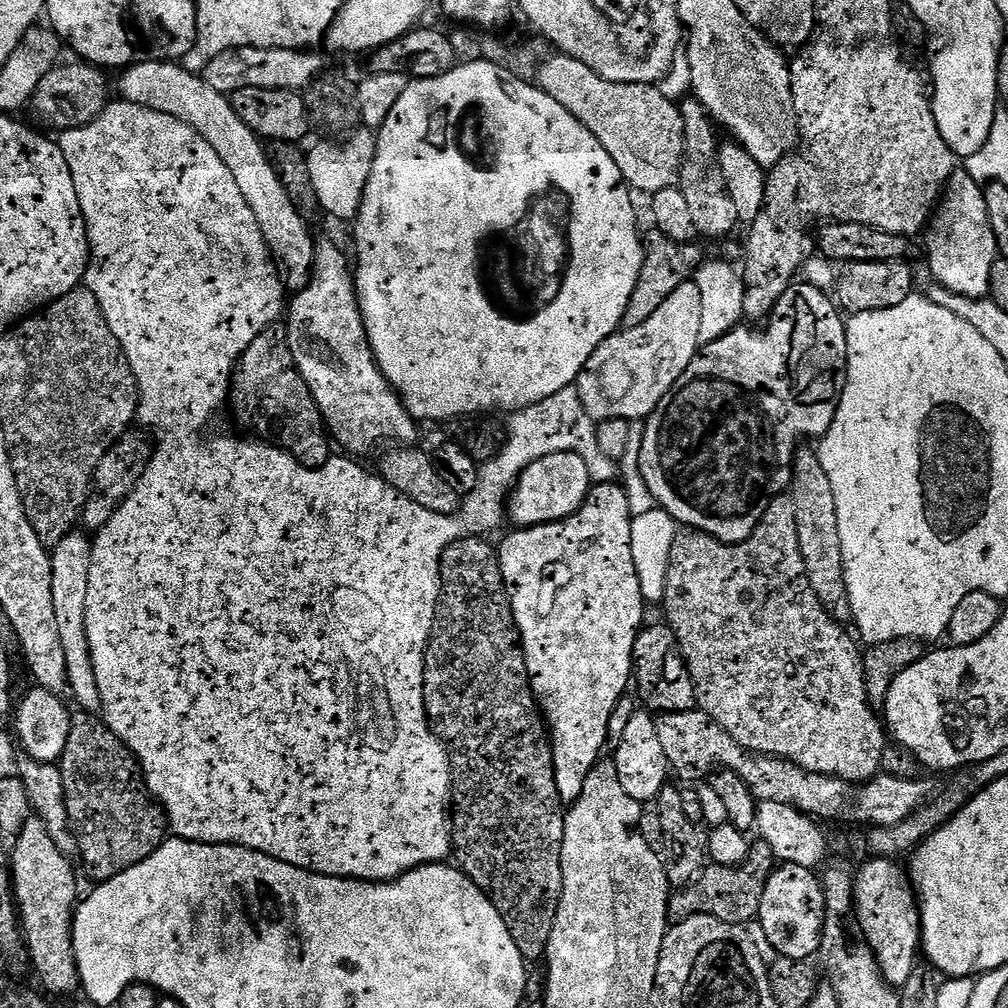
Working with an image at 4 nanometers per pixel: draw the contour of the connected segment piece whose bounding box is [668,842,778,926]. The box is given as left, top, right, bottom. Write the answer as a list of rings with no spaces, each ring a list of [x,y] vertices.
[[[756,842],[749,847],[748,856],[737,868],[712,864],[692,884],[677,887],[668,897],[668,919],[679,922],[695,916],[713,916],[727,924],[751,925],[757,919],[762,906],[762,896],[777,867],[776,855],[768,844]]]

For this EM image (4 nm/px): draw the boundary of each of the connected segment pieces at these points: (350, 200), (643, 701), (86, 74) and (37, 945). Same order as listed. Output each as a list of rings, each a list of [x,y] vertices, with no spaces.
[[[360,126],[341,140],[341,144],[316,144],[307,149],[310,182],[325,213],[352,222],[360,213],[366,182],[370,182],[370,170],[374,170],[376,132]]]
[[[649,623],[641,627],[634,642],[632,675],[639,703],[653,714],[691,712],[697,707],[697,703],[696,687],[690,678],[690,670],[686,666],[683,654],[680,653],[674,630],[668,627],[667,623],[659,623],[652,625]]]
[[[57,63],[41,79],[31,98],[30,111],[45,124],[45,129],[57,128],[56,132],[60,134],[72,128],[86,127],[102,115],[110,103],[108,80],[104,77],[107,75],[97,65],[75,63]]]
[[[35,814],[26,822],[22,834],[14,837],[13,844],[16,845],[10,848],[10,867],[26,952],[28,948],[36,974],[45,988],[56,996],[68,996],[81,987],[72,941],[72,917],[78,903],[73,861],[58,850],[54,838],[50,838],[50,830],[46,830],[43,821]]]

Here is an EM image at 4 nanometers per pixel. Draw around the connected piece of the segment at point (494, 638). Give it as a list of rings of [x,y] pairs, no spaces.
[[[470,534],[465,540],[456,540],[442,554],[442,562],[440,563],[440,587],[441,591],[438,596],[436,606],[436,627],[428,637],[428,652],[424,655],[424,705],[426,706],[426,714],[428,722],[432,726],[432,732],[439,740],[444,742],[444,747],[448,750],[448,755],[452,758],[452,803],[450,805],[450,815],[452,817],[452,843],[454,845],[454,856],[458,861],[459,867],[476,883],[479,888],[483,888],[489,896],[492,897],[492,905],[495,906],[502,914],[502,918],[506,922],[506,926],[510,930],[510,934],[514,938],[514,942],[518,946],[518,950],[524,955],[525,961],[532,960],[543,961],[545,959],[548,943],[550,942],[550,934],[554,926],[554,918],[558,914],[558,902],[562,898],[562,842],[564,841],[564,817],[566,815],[565,805],[558,794],[558,786],[556,785],[556,775],[554,774],[554,758],[552,757],[552,746],[550,743],[550,733],[546,727],[546,721],[537,705],[536,695],[532,692],[532,683],[528,680],[528,671],[526,670],[526,658],[524,657],[524,648],[520,644],[520,632],[516,629],[516,619],[512,613],[512,604],[508,601],[508,587],[504,584],[502,578],[502,570],[500,569],[500,558],[495,547],[492,548],[484,540],[479,540],[479,535]]]

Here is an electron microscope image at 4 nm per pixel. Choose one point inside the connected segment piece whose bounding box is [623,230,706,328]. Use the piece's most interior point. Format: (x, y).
(667, 264)

